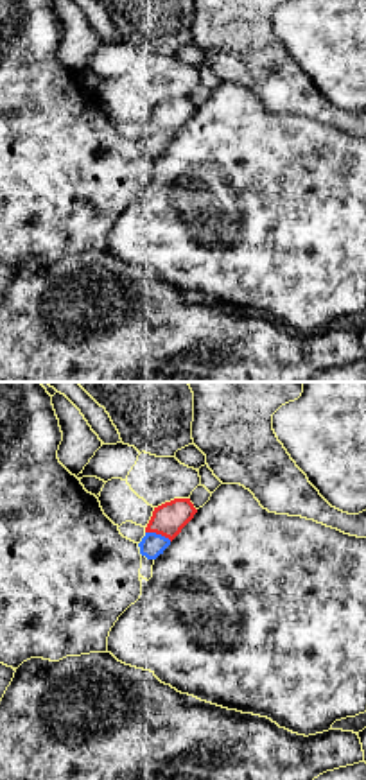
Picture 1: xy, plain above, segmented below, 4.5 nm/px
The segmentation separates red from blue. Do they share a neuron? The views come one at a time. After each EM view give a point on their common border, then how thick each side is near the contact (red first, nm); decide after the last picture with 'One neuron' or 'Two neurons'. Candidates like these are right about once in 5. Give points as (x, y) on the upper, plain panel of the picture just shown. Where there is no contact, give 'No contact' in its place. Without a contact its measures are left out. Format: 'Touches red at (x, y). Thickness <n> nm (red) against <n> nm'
Touches red at (158, 131). Thickness 150 nm (red) against 110 nm

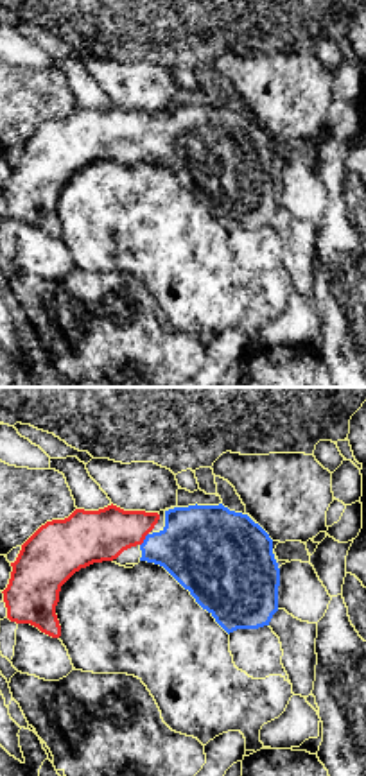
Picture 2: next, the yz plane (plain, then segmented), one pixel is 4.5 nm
Touches red at (144, 137). Thickness 240 nm (red) against 360 nm

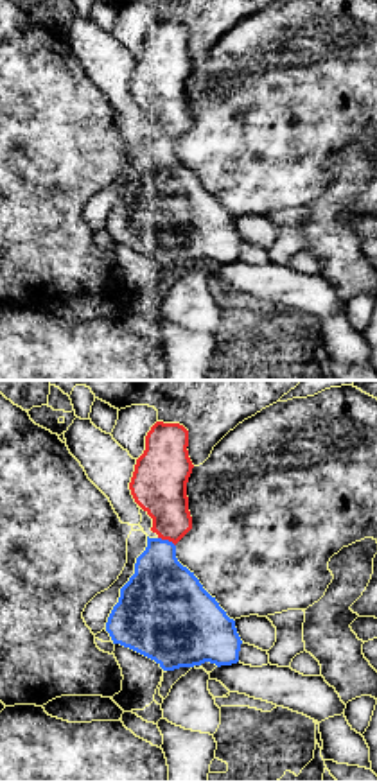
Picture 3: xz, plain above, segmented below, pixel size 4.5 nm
Touches red at (167, 137). Thickness 260 nm (red) against 320 nm

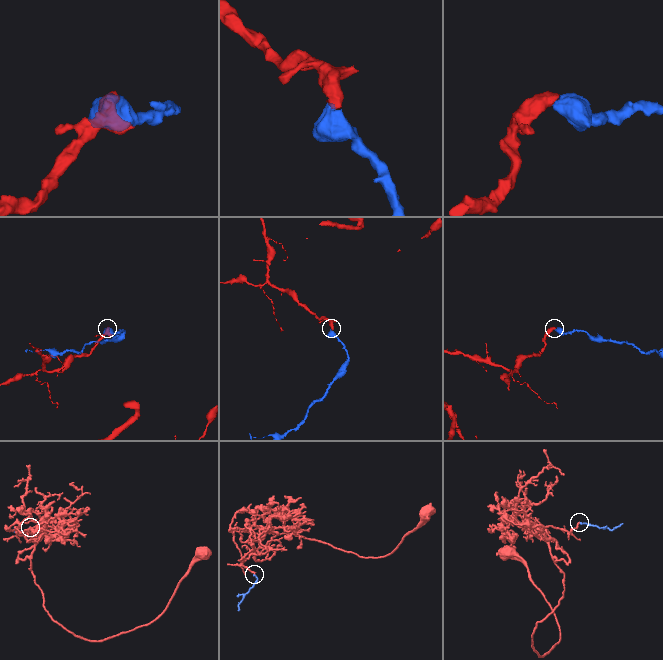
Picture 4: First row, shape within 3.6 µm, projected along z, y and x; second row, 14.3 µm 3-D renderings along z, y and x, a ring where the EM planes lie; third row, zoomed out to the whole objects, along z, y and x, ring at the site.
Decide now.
One neuron

